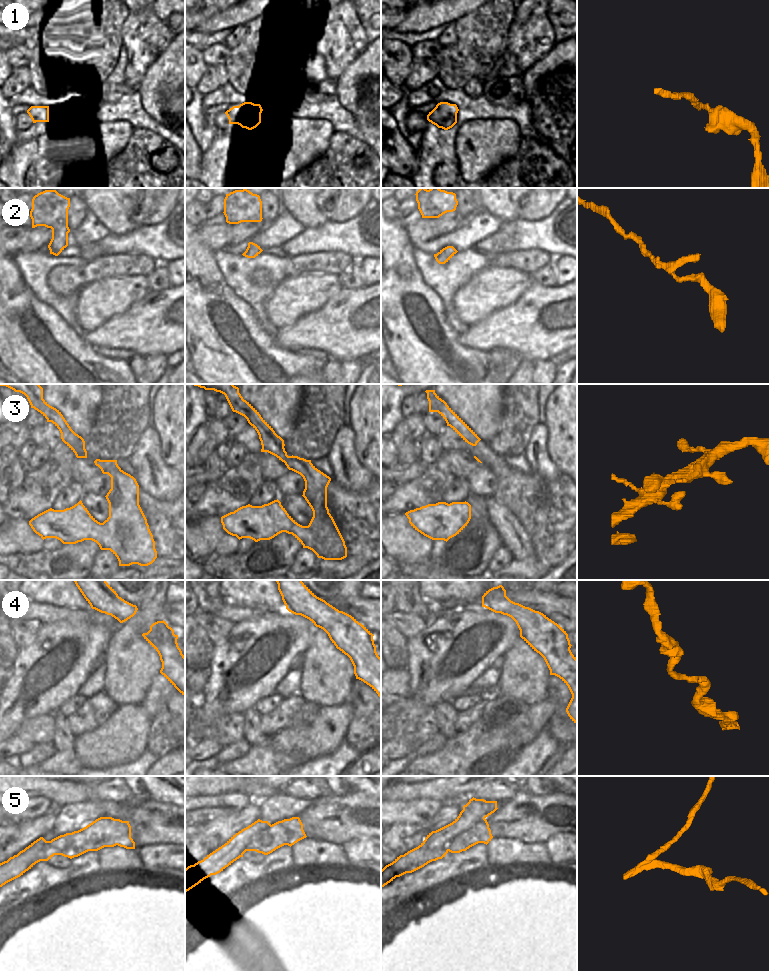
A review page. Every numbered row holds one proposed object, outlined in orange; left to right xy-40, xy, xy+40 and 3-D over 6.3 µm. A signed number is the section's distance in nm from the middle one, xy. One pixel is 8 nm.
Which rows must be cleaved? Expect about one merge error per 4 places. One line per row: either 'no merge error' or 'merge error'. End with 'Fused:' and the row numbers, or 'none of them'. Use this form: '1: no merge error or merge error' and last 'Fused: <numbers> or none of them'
1: no merge error
2: no merge error
3: no merge error
4: no merge error
5: merge error
Fused: 5

